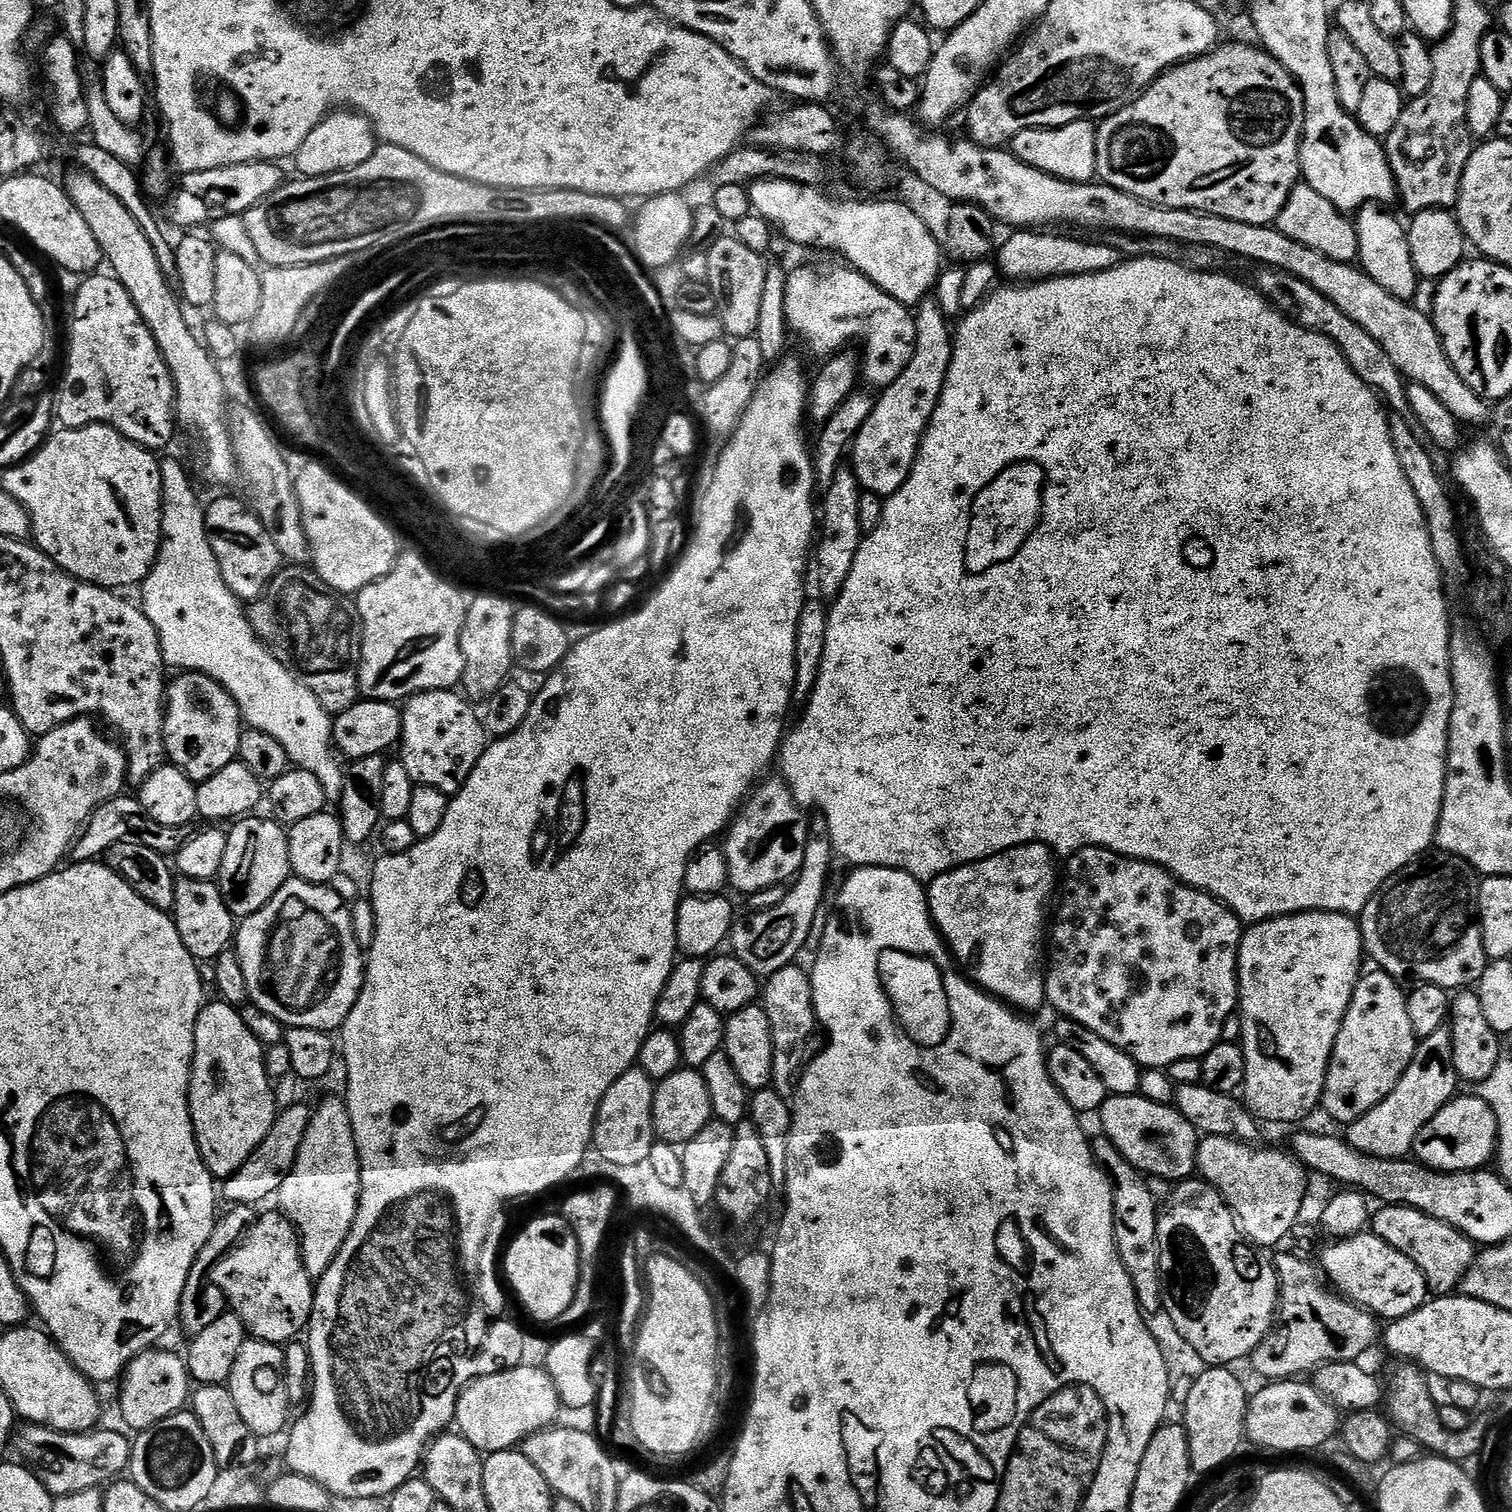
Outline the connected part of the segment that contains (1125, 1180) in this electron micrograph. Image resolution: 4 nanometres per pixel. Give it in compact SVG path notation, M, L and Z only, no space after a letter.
M1100 1134L1091 1141L1092 1153L1108 1176L1112 1192L1112 1217L1114 1218L1114 1238L1122 1266L1134 1282L1136 1300L1145 1313L1159 1313L1164 1306L1160 1297L1160 1247L1158 1246L1158 1203L1147 1189L1145 1173L1139 1172L1133 1164Z

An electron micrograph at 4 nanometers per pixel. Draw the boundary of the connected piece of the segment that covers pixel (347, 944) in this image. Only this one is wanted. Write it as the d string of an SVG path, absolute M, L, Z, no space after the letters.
M288 879L262 910L239 921L234 933L234 951L240 959L242 974L246 974L248 1000L288 1028L335 1033L344 1027L344 1020L364 985L366 960L354 938L351 907L334 889L323 884Z

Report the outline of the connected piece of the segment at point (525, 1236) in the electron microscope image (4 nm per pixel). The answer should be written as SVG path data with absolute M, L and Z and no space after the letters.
M563 1215L540 1216L532 1220L516 1237L507 1245L508 1253L504 1256L504 1272L508 1275L508 1284L516 1291L520 1304L536 1320L551 1325L574 1302L574 1294L580 1285L580 1251L578 1250L578 1238L572 1233Z

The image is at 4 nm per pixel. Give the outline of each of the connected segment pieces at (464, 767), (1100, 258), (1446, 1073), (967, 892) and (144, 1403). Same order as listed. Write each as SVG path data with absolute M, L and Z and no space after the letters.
M459 691L418 692L402 708L399 763L406 766L412 783L434 786L449 798L460 793L486 747L484 722L479 711Z
M1016 230L1011 233L1012 237L1001 248L999 245L998 256L1000 252L1000 260L998 259L998 268L1003 275L1005 272L1012 279L1009 281L1035 282L1050 280L1053 276L1085 276L1095 272L1105 272L1121 263L1121 254L1116 252L1108 242L1095 244L1092 240L1075 240L1072 236L1039 236L1038 233L1039 231L1036 230Z
M1445 1026L1434 1030L1430 1038L1417 1043L1414 1058L1410 1066L1406 1066L1402 1078L1398 1078L1398 1086L1394 1086L1394 1090L1390 1090L1390 1094L1386 1094L1386 1098L1374 1106L1374 1110L1347 1125L1348 1143L1368 1156L1390 1160L1407 1157L1415 1149L1422 1126L1426 1126L1426 1122L1430 1122L1430 1118L1434 1118L1434 1114L1438 1114L1438 1110L1442 1110L1442 1106L1457 1095L1456 1084L1458 1077L1454 1070L1452 1029Z
M1022 844L1018 848L1011 848L1005 852L999 852L997 856L987 856L979 860L977 864L966 864L963 868L956 868L952 872L942 874L936 880L927 885L928 908L932 911L932 922L940 930L944 943L948 945L948 951L952 953L957 965L966 973L972 983L984 989L985 992L995 996L997 1000L1003 1000L1005 1004L1025 1013L1032 1012L1035 1008L1045 1007L1046 993L1044 981L1046 979L1046 924L1044 928L1044 915L1048 912L1048 899L1052 896L1052 887L1057 887L1058 872L1056 876L1056 860L1051 848L1047 844Z
M149 1350L136 1356L124 1369L118 1384L118 1407L136 1434L145 1432L176 1412L185 1411L190 1400L190 1377L185 1357L175 1356L172 1352L156 1351L160 1350Z

